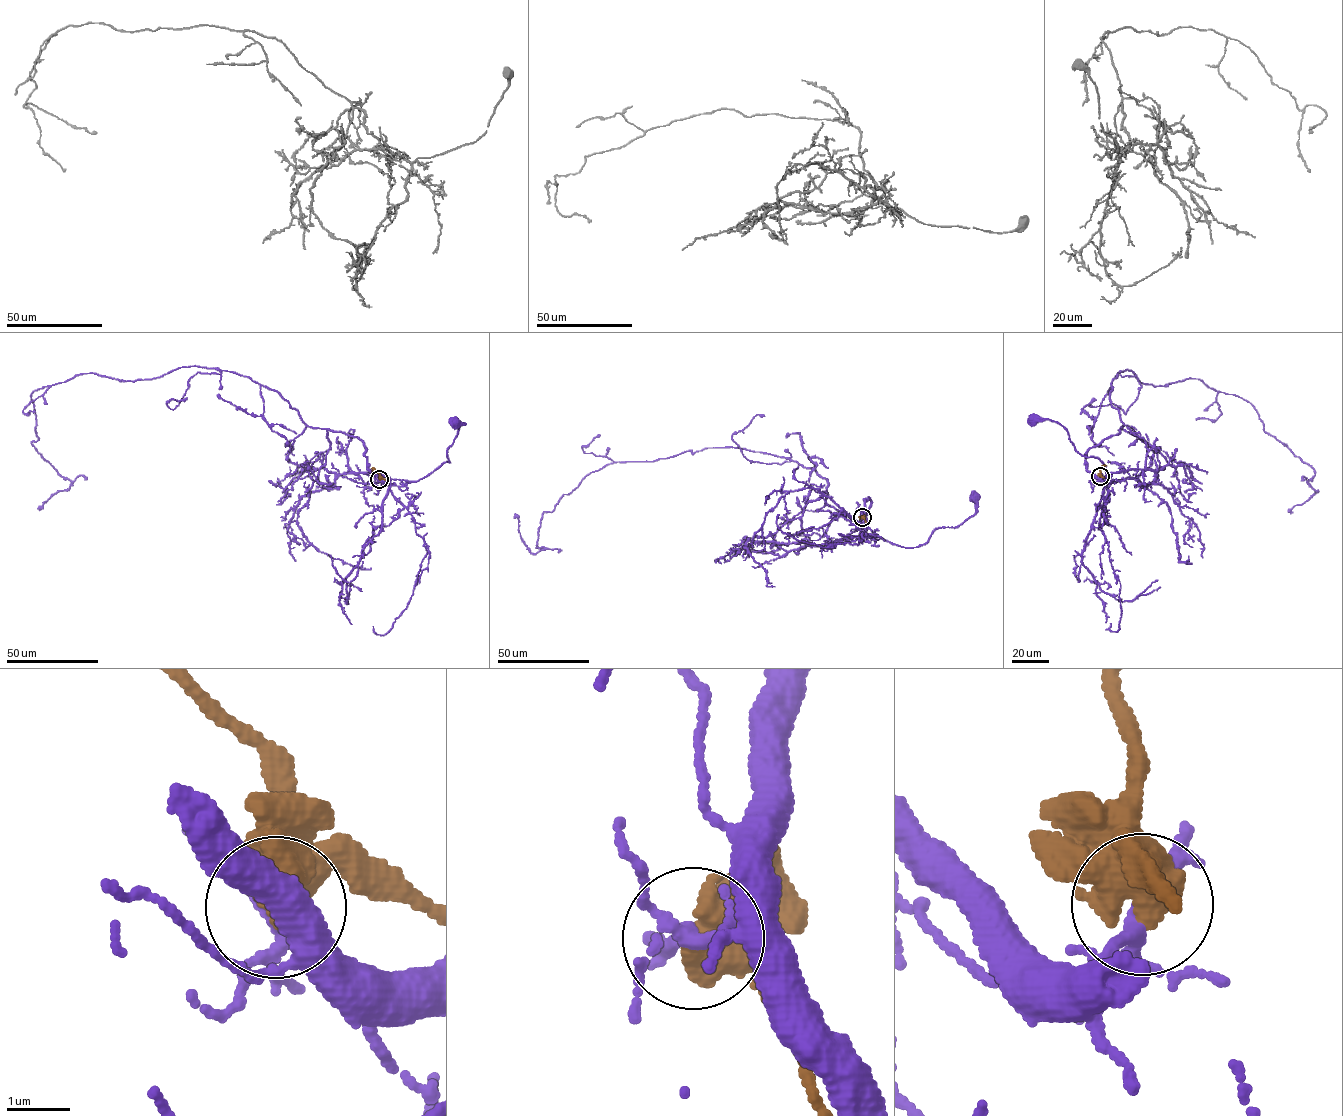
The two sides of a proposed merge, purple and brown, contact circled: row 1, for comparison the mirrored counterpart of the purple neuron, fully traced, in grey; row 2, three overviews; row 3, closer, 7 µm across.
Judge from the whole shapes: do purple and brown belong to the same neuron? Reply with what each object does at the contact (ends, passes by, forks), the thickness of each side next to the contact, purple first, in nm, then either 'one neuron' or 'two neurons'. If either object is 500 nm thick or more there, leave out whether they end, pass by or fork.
180/800 nm | two neurons

